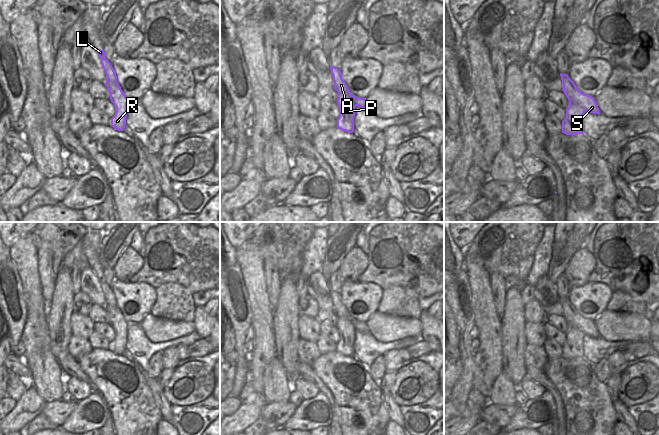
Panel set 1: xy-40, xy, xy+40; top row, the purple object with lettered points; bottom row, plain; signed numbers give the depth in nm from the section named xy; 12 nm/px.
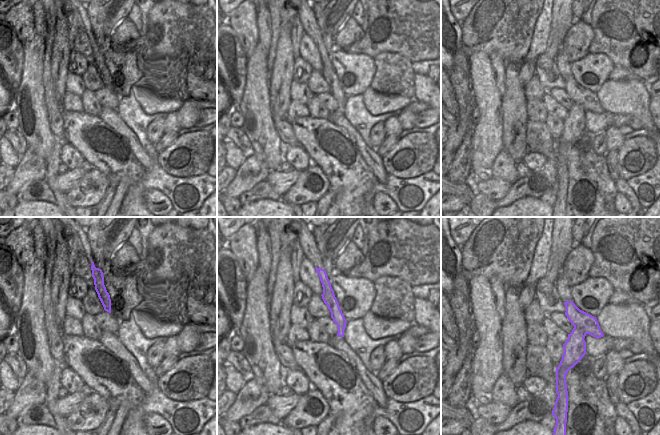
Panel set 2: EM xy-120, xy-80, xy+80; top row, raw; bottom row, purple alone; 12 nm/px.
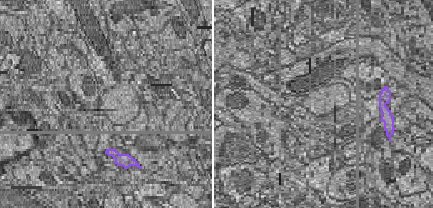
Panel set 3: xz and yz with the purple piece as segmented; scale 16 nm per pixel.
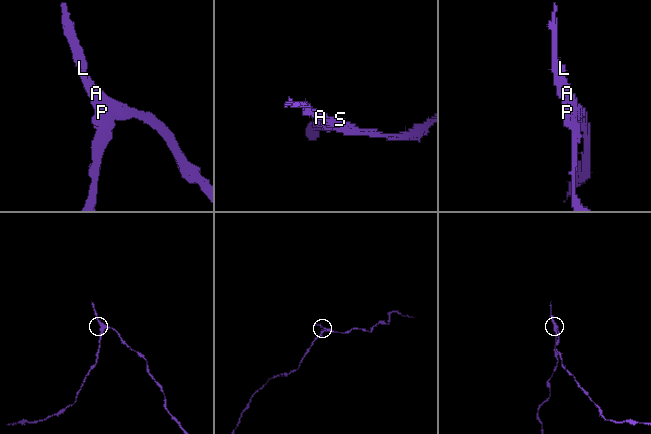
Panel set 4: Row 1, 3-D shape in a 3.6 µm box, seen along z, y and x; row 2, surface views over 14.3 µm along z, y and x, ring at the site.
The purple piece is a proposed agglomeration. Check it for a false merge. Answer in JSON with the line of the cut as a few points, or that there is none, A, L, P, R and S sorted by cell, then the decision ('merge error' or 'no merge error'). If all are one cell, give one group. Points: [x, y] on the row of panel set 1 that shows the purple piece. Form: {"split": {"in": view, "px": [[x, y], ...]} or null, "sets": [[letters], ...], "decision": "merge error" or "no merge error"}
{"split": {"in": "xy+40", "px": [[573, 84], [570, 90], [570, 99], [586, 110]]}, "sets": [["A", "L", "P", "R"], ["S"]], "decision": "merge error"}

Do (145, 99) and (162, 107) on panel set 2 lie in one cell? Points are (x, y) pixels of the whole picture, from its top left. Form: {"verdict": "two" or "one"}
{"verdict": "one"}

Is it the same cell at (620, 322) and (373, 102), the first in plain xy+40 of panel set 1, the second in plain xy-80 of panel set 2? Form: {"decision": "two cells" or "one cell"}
{"decision": "one cell"}

